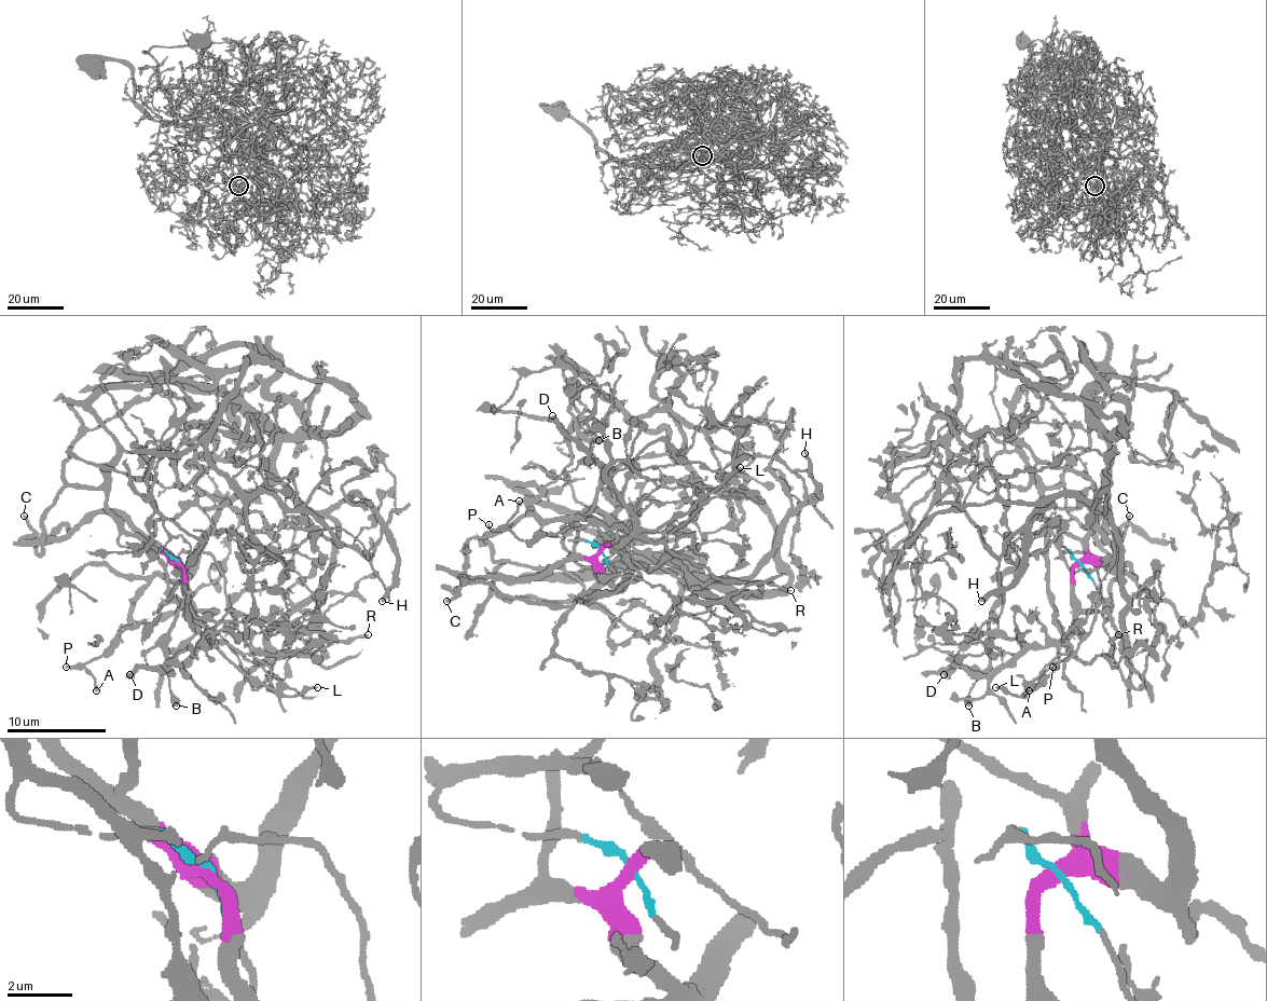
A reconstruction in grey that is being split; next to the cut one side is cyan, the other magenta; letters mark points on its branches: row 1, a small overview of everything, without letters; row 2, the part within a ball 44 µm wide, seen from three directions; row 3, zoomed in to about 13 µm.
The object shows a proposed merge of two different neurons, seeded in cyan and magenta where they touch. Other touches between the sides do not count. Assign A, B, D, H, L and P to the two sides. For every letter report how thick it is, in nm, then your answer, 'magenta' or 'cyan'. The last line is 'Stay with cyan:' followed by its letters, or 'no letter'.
A: 240 nm thick; cyan
B: 550 nm thick; cyan
D: 480 nm thick; cyan
H: 300 nm thick; magenta
L: 200 nm thick; magenta
P: 220 nm thick; cyan
Stay with cyan: A, B, D, P

